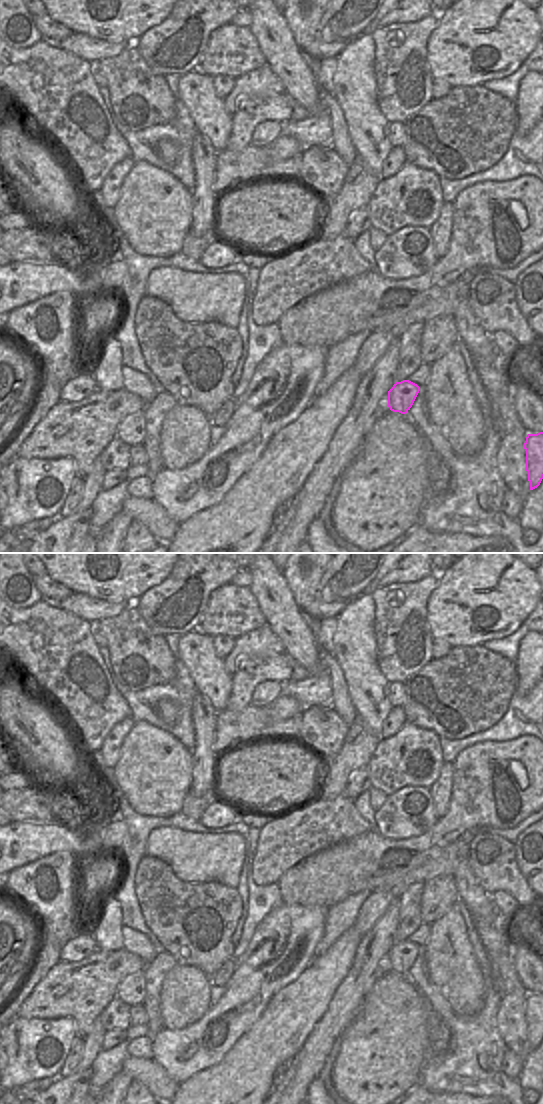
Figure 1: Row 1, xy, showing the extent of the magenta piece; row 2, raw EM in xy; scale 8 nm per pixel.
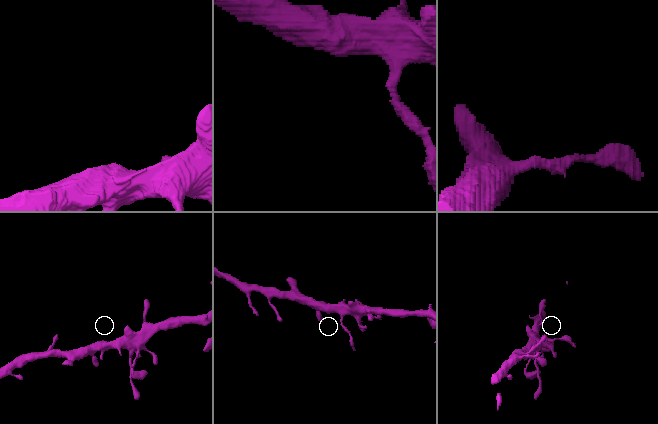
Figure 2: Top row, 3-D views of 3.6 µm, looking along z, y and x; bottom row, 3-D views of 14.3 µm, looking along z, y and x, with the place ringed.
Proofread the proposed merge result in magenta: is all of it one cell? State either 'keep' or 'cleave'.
cleave

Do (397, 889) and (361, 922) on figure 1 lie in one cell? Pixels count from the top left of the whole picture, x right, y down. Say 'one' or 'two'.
one

